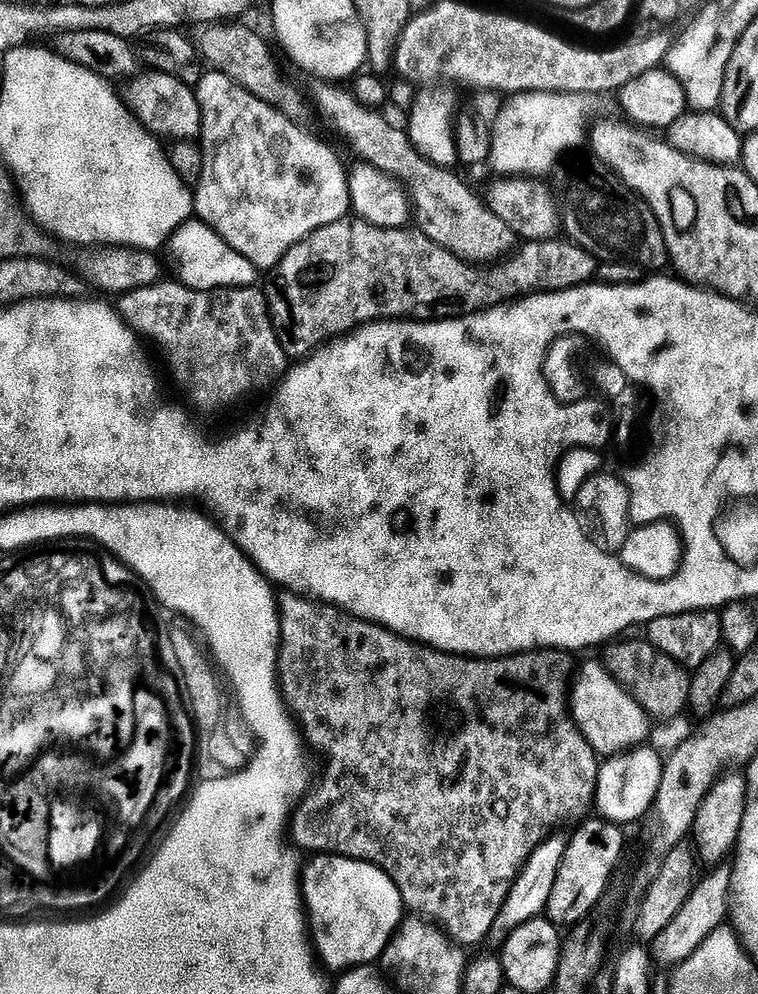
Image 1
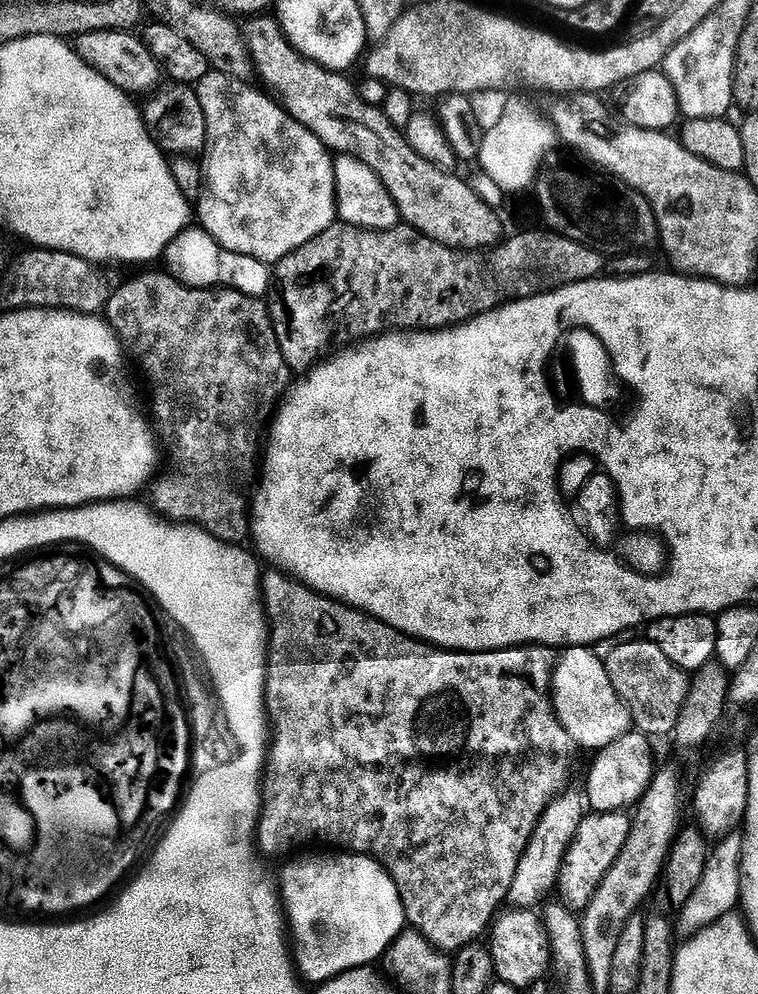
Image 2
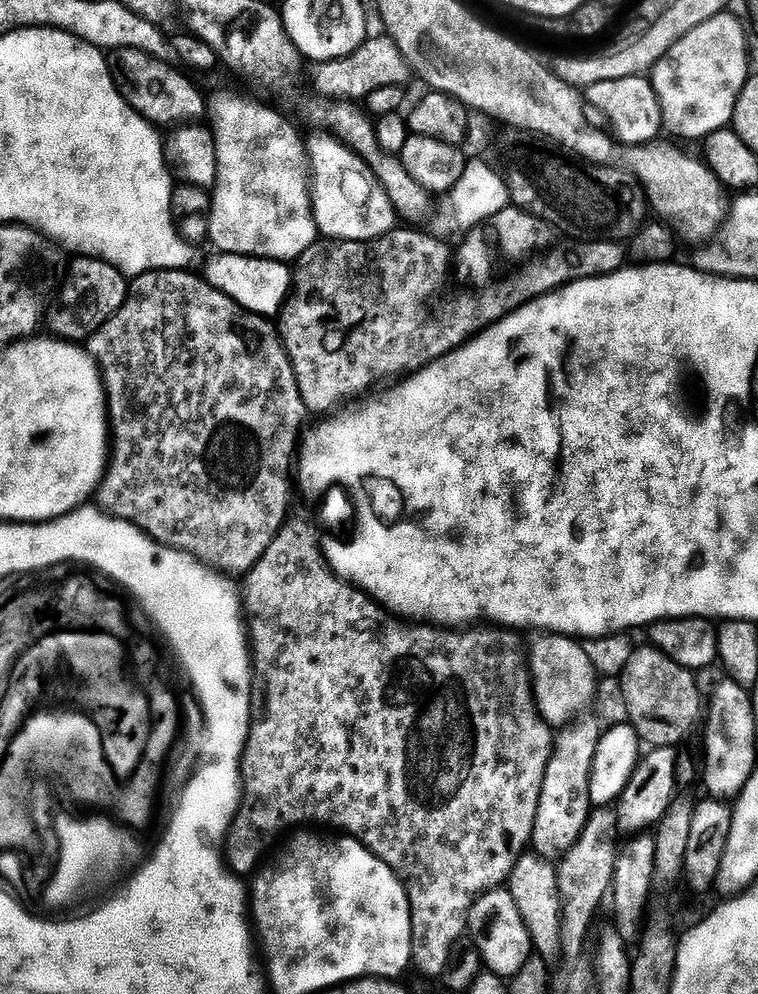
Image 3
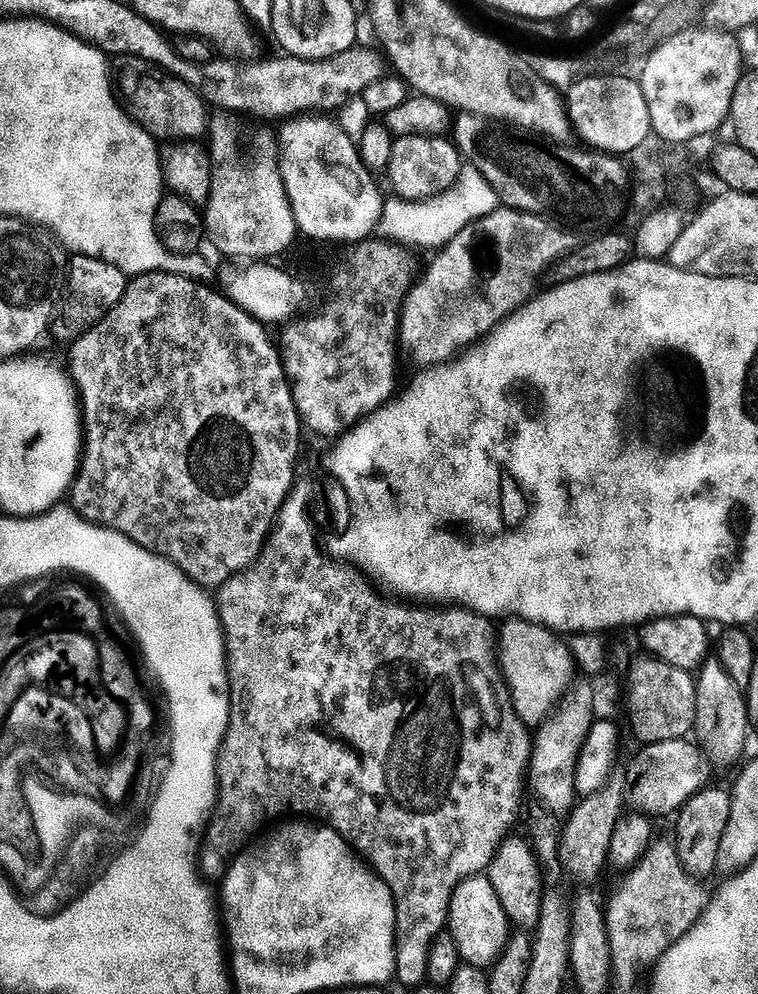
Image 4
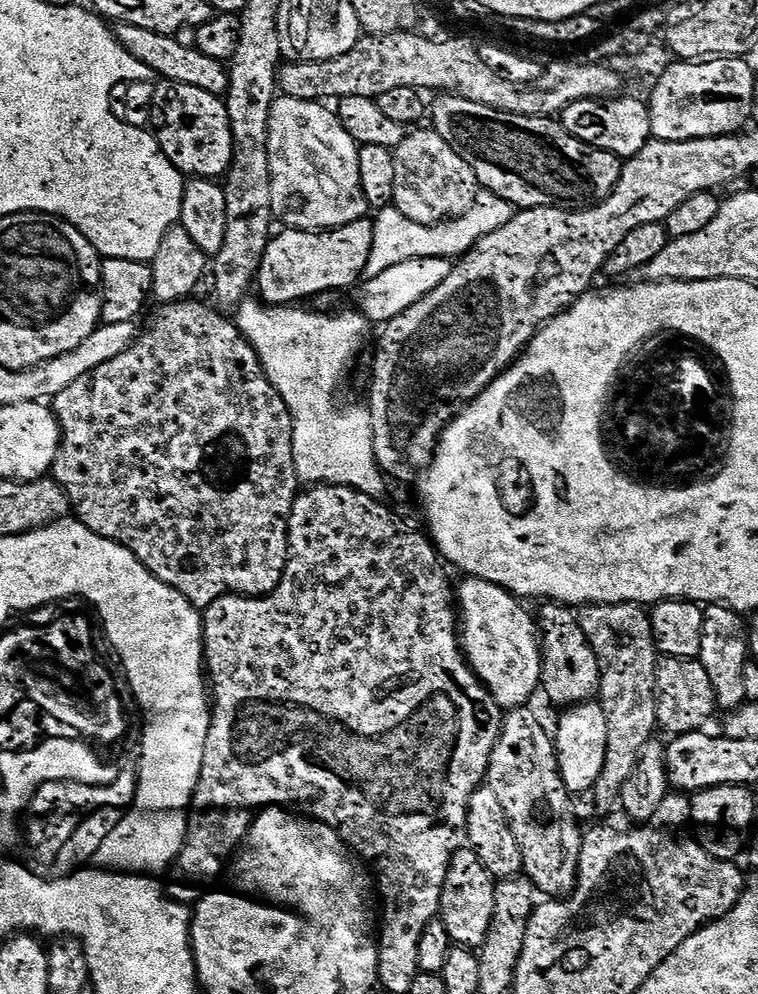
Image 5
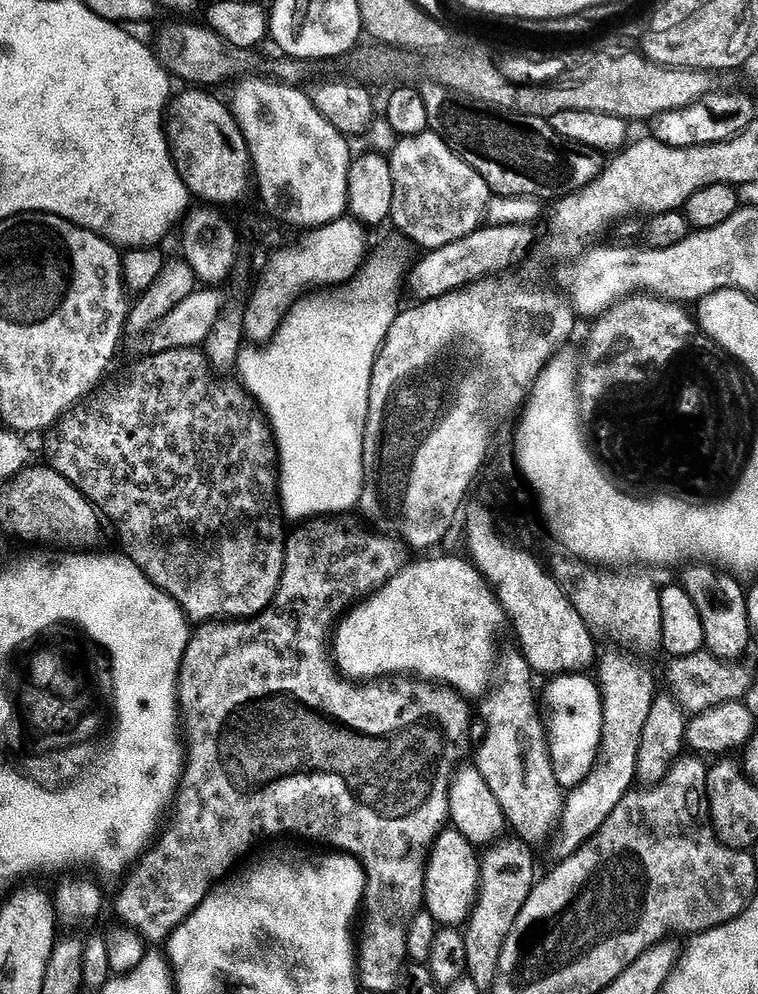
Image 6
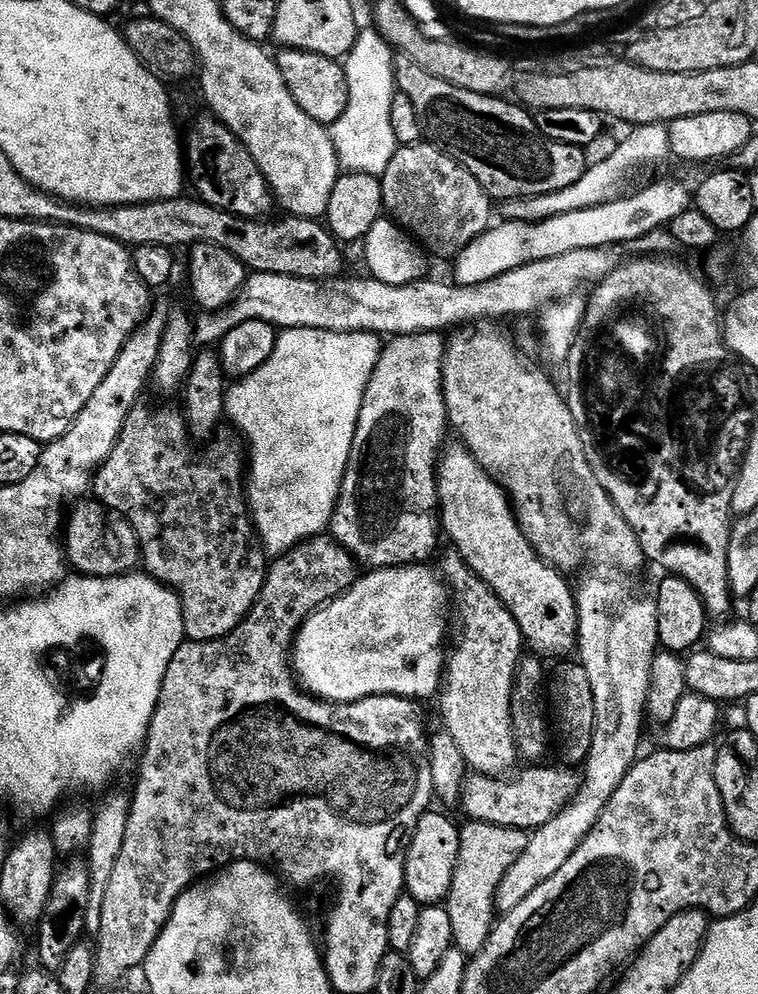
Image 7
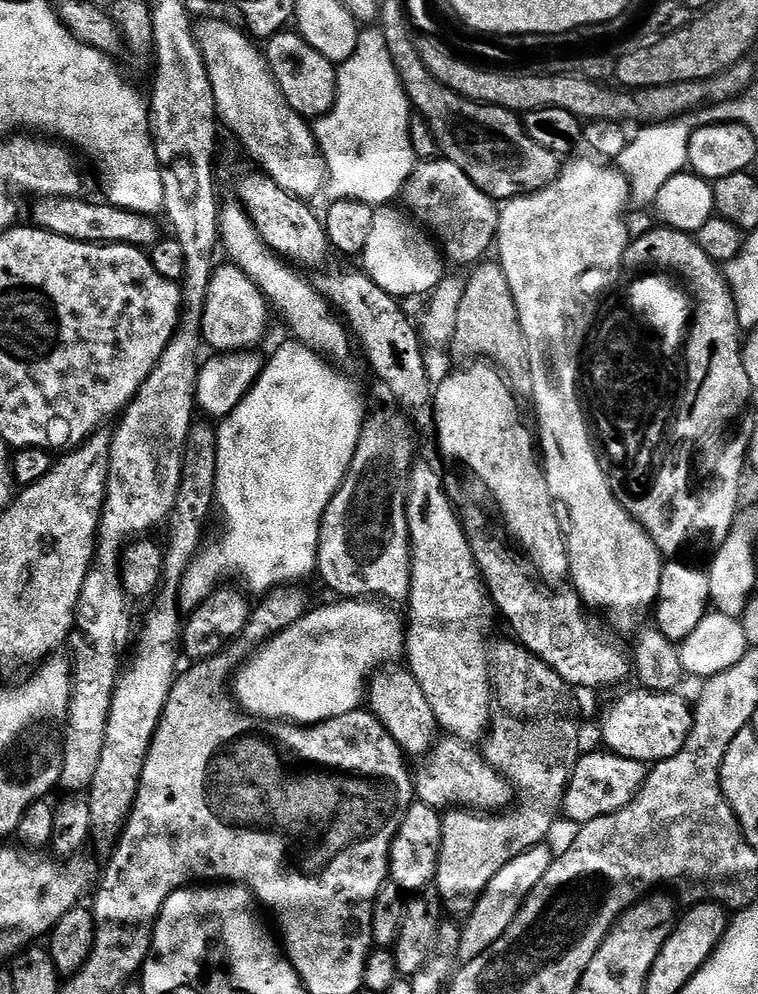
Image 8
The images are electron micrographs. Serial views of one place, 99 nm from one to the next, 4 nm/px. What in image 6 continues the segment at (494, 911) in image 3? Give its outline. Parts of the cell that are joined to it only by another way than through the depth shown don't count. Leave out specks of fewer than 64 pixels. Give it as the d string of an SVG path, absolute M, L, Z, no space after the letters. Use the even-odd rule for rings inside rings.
M445 830L433 844L424 870L423 907L440 926L460 926L472 914L480 892L480 861L477 849L455 830Z

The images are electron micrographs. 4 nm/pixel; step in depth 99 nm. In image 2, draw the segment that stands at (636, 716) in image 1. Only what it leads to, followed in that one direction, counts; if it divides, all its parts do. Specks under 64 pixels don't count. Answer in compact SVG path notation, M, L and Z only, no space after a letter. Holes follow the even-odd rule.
M568 646L555 661L552 678L550 681L550 699L552 707L555 709L556 718L560 725L570 734L573 745L584 748L596 748L603 750L611 744L616 743L621 737L625 736L633 727L632 713L628 707L620 701L614 686L608 677L608 671L604 668L604 660L596 657L591 647L588 646Z

